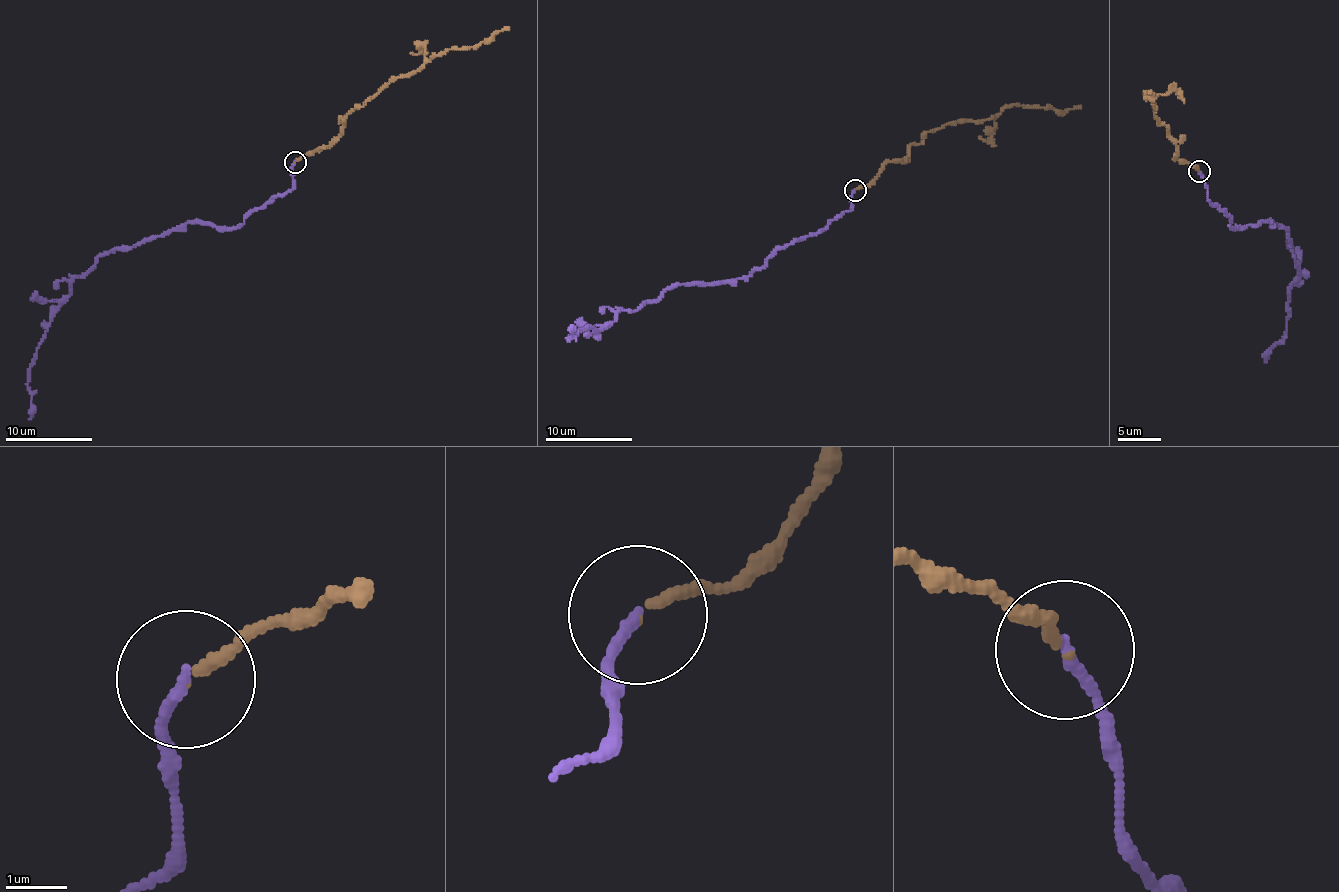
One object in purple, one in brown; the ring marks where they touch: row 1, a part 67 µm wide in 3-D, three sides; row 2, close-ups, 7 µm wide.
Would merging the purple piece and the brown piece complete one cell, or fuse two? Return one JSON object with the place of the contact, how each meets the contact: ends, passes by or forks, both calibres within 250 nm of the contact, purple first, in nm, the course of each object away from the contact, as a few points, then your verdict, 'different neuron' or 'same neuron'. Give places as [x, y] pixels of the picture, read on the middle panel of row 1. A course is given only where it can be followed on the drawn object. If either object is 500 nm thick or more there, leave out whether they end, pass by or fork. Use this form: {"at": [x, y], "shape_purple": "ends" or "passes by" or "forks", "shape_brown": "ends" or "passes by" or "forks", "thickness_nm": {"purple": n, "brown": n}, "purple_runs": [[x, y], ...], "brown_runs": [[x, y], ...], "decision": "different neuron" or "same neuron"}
{"at": [855, 190], "shape_purple": "ends", "shape_brown": "ends", "thickness_nm": {"purple": 160, "brown": 160}, "purple_runs": [[854, 190], [850, 208], [825, 228], [780, 246], [741, 278], [672, 284], [598, 330], [567, 339], [568, 330]], "brown_runs": [[854, 190], [866, 187], [891, 161], [902, 162], [928, 132], [998, 116], [1007, 105], [1060, 112], [1081, 106]], "decision": "same neuron"}

